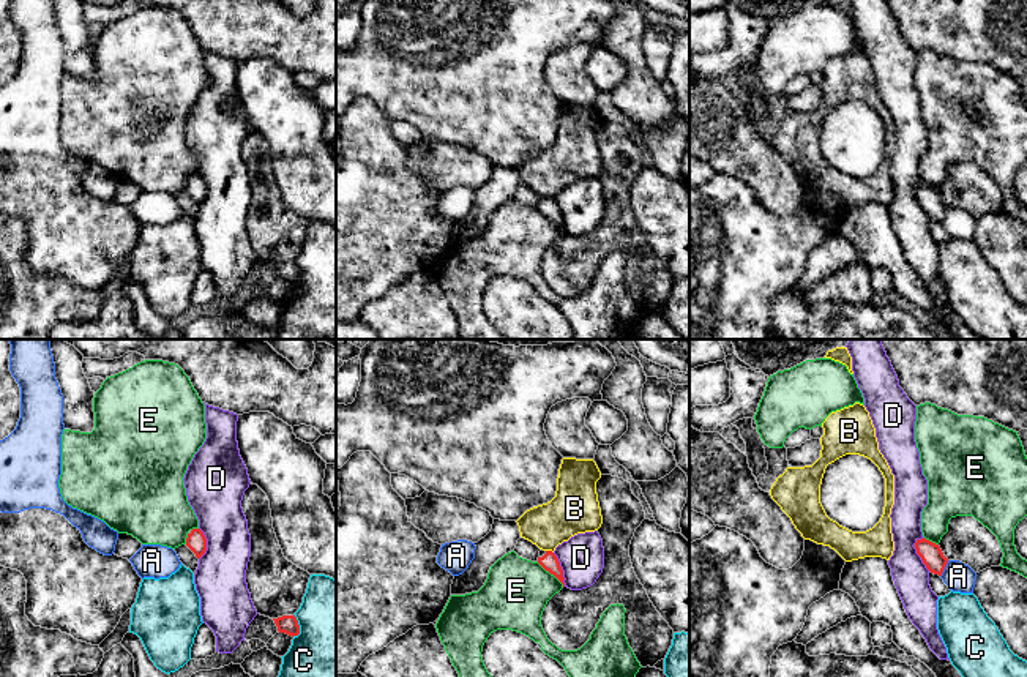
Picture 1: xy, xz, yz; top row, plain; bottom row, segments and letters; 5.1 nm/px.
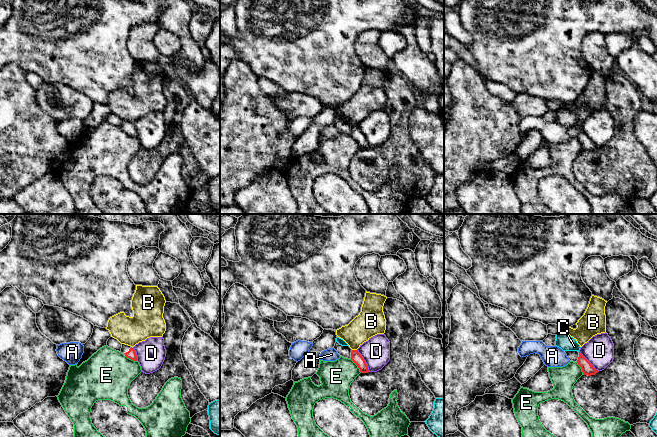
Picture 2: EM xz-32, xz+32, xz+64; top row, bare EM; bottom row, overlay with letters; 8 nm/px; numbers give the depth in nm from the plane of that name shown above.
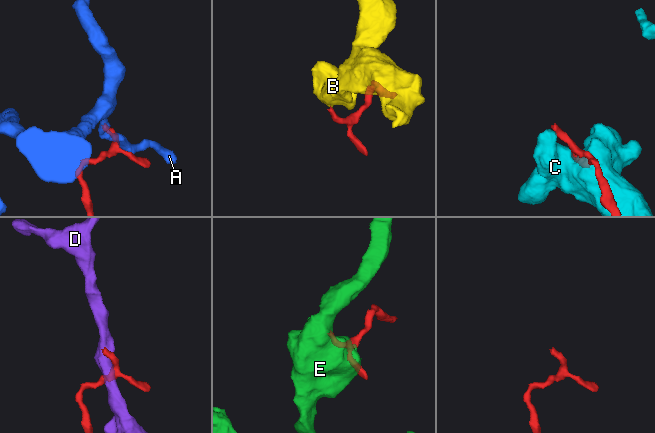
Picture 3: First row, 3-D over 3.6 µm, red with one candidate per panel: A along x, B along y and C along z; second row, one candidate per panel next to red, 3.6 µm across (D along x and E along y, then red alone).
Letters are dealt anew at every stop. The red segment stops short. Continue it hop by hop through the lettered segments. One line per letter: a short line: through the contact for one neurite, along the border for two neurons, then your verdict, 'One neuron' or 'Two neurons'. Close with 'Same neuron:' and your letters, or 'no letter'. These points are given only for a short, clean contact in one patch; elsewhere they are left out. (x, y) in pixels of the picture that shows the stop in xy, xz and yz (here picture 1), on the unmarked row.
A: Two neurons
B: Line: xz (546, 196), (552, 199). Two neurons
C: Two neurons
D: Two neurons
E: Line: xz (537, 209), (563, 232). Two neurons
Same neuron: no letter

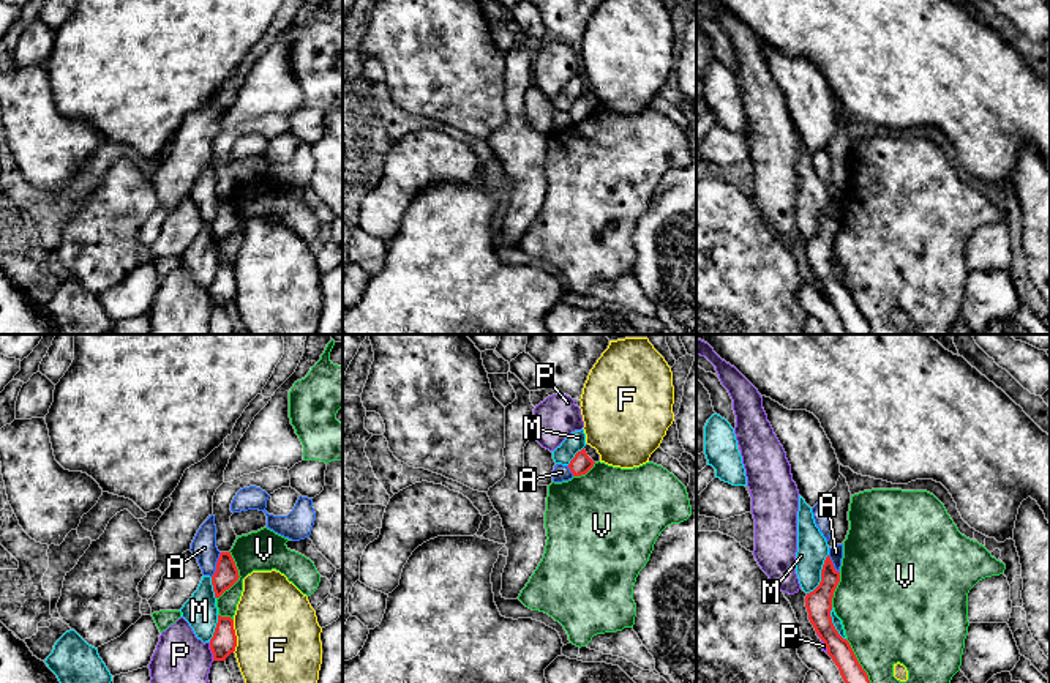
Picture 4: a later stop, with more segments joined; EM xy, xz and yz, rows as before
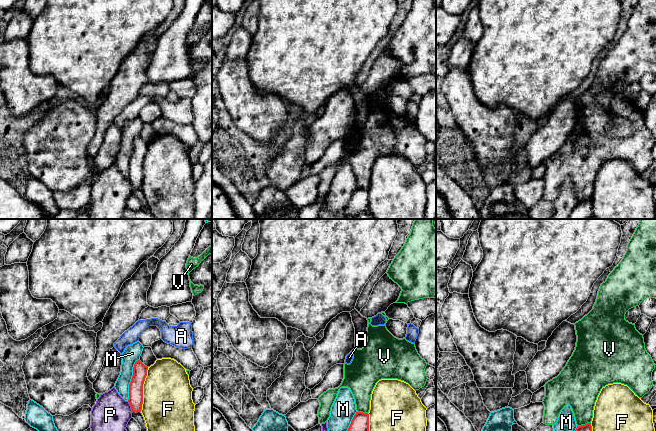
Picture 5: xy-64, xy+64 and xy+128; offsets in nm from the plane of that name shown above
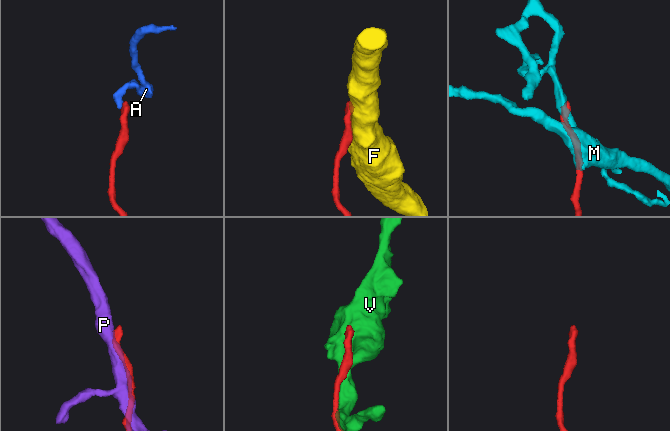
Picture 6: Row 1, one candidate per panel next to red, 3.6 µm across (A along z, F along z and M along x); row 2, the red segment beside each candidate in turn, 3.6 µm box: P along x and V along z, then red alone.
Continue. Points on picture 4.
A: Line: xy (221, 199), (217, 216), (210, 223). Two neurons
F: Two neurons
M: Two neurons
P: Two neurons
V: Two neurons
Same neuron: no letter

